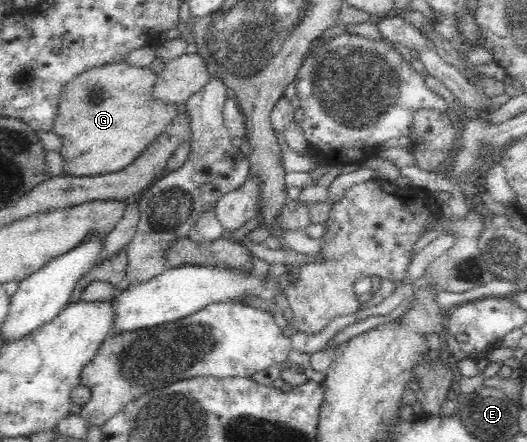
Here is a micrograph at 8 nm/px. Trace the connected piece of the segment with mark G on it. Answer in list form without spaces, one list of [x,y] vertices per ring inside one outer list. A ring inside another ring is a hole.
[[[124,61],[92,66],[82,70],[64,85],[53,131],[60,137],[60,154],[70,176],[96,176],[118,172],[132,164],[144,152],[172,119],[179,113],[178,105],[154,98],[153,88],[158,80],[149,66],[132,66]]]

